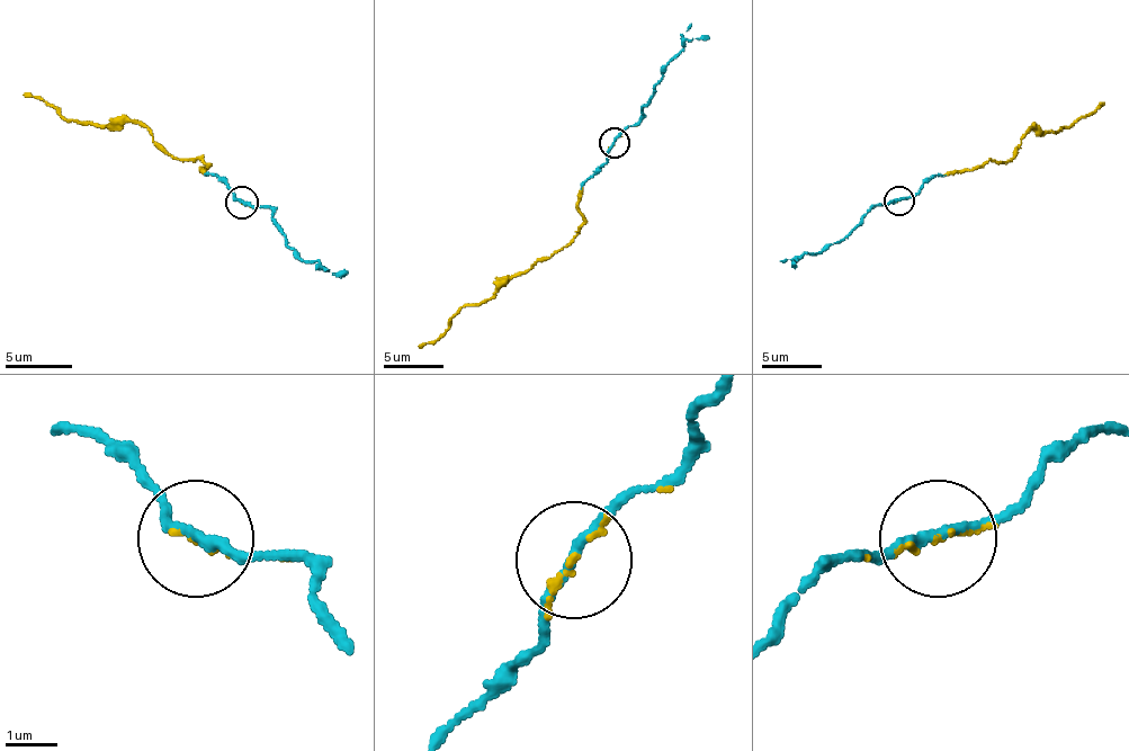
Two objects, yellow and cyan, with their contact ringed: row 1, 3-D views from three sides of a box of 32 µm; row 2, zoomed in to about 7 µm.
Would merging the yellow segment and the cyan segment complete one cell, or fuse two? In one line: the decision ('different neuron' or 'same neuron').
same neuron

